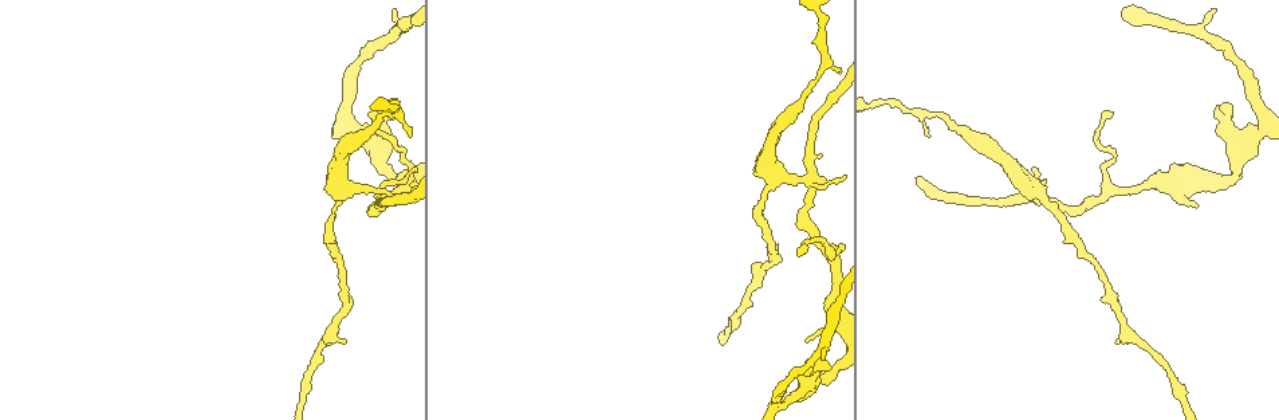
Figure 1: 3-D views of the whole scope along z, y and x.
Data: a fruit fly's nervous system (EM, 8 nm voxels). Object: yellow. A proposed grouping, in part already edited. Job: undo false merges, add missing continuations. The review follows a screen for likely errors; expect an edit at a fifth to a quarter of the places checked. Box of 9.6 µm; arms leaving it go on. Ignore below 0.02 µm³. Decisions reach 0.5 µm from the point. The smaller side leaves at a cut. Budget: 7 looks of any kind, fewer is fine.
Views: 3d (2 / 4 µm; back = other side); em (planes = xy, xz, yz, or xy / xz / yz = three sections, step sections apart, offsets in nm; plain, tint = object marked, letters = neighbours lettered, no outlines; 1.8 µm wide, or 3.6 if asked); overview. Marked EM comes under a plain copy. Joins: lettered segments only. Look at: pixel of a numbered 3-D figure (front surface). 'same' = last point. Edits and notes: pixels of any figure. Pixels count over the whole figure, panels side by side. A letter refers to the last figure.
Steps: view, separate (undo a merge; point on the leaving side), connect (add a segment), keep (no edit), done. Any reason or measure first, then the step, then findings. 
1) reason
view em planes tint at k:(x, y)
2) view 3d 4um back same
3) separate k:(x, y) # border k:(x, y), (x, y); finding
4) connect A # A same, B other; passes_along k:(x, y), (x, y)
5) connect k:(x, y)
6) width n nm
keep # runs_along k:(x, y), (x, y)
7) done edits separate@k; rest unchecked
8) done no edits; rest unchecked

view em planes tint at 1:(385, 195)

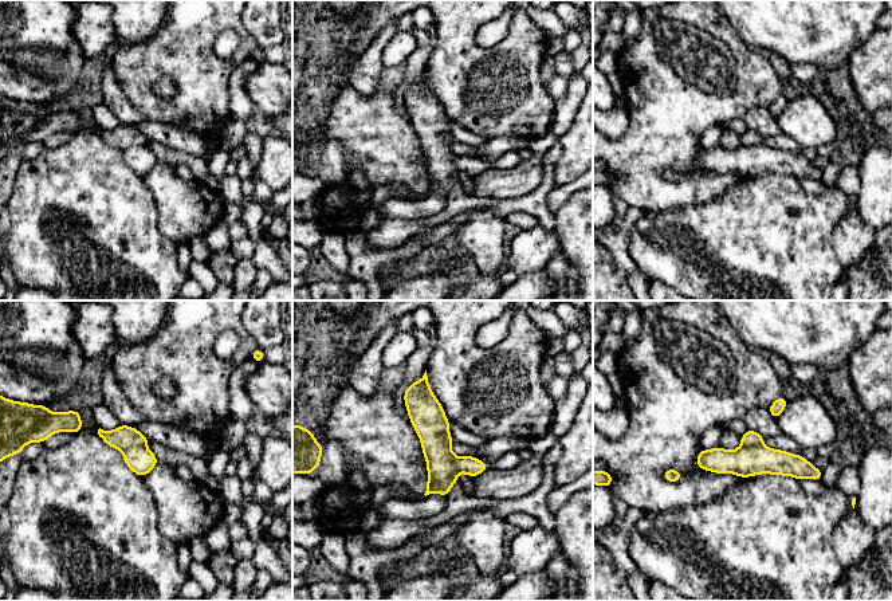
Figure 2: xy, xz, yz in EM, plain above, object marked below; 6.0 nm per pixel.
what lies round it
view em planes letters same

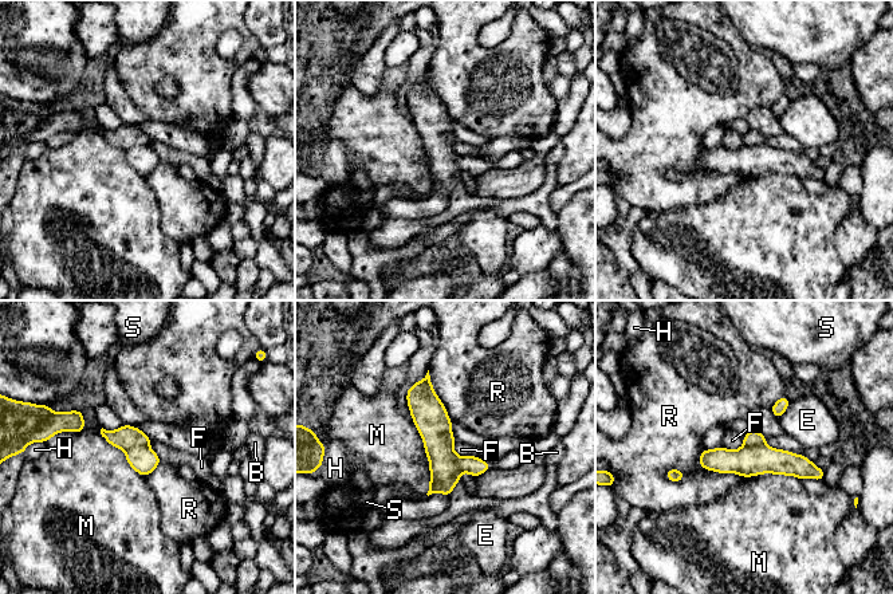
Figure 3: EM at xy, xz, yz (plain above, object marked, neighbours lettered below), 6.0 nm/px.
separate 3:(126, 436) # B other, E other, F other, H other, M other, R other, S other; border 3:(148, 444), (136, 444), (125, 451); two neurons meet here

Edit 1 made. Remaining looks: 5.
view overview

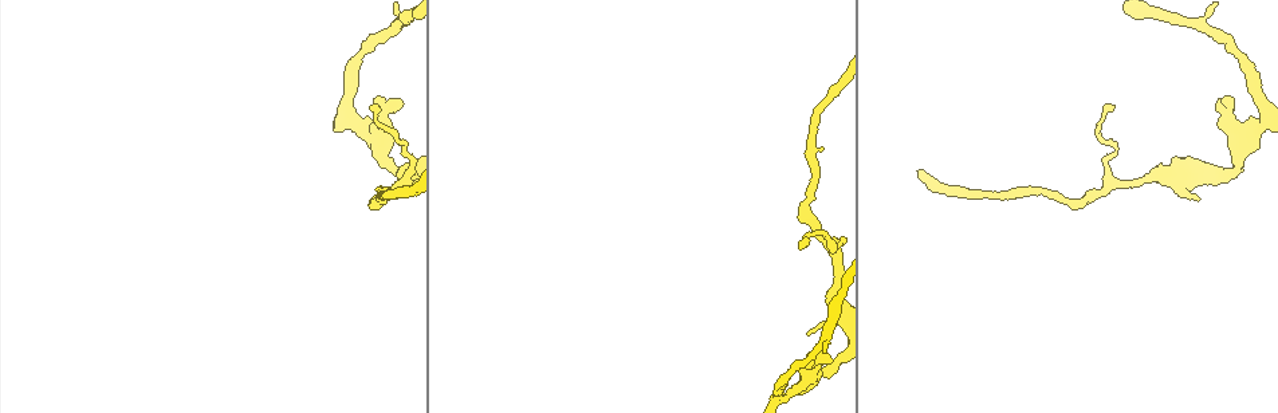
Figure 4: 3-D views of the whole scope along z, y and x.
view em xy step 4 letters at 4:(807, 336)

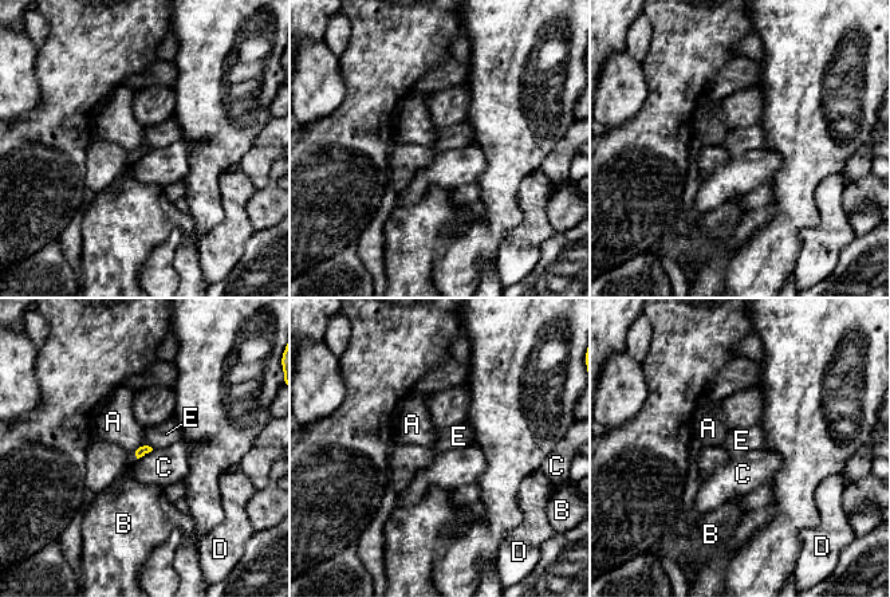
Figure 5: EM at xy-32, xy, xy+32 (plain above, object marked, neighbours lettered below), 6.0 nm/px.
cut it another way
view em planes letters same

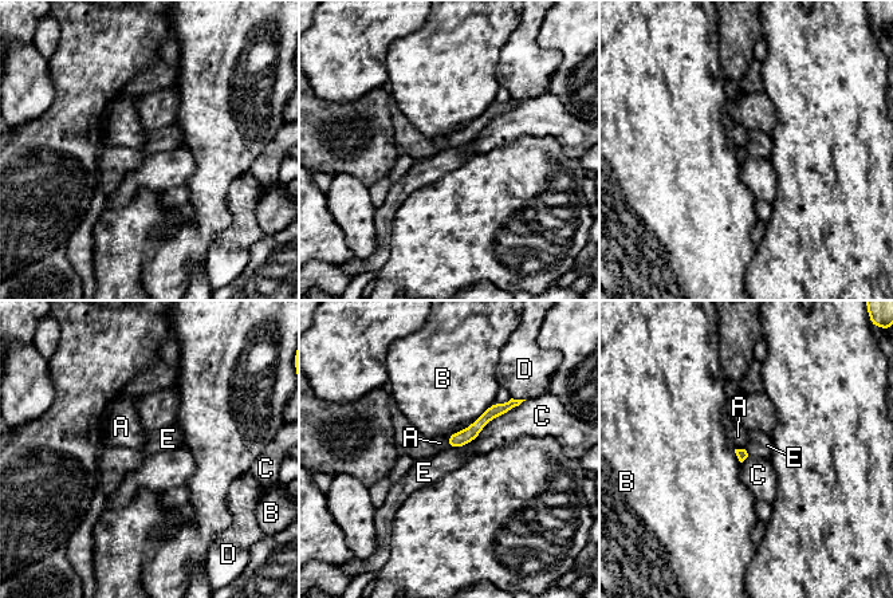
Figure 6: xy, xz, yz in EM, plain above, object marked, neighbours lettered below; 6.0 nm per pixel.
keep # A other, B other, C other, D other, E other; none of them fits

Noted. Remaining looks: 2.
done edits separate@3; rest unchecked

